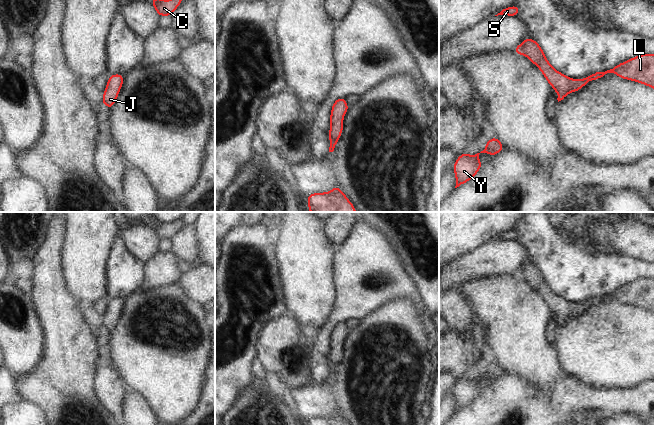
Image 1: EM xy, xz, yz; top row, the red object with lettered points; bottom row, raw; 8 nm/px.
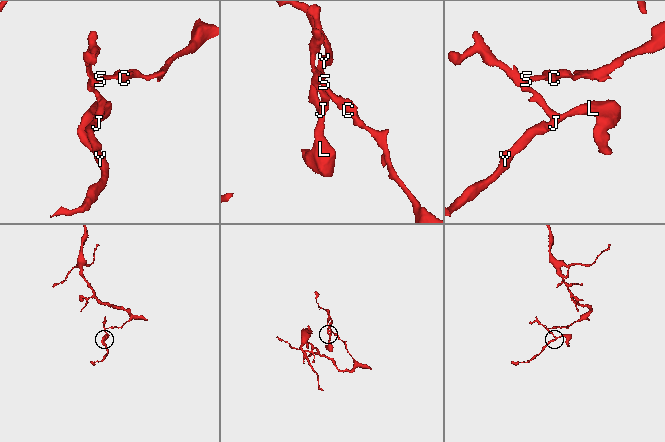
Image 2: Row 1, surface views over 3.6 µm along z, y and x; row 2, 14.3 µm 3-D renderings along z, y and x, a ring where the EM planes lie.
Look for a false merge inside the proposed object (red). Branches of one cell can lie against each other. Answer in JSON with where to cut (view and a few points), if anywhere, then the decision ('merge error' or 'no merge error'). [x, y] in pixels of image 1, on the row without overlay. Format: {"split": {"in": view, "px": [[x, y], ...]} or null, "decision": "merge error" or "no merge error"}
{"split": null, "decision": "no merge error"}

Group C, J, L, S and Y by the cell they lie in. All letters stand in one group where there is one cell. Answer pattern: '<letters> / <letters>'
C J L S Y

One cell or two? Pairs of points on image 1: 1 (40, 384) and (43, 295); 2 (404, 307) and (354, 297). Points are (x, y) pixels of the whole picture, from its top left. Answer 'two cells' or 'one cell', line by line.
1: one cell
2: two cells

